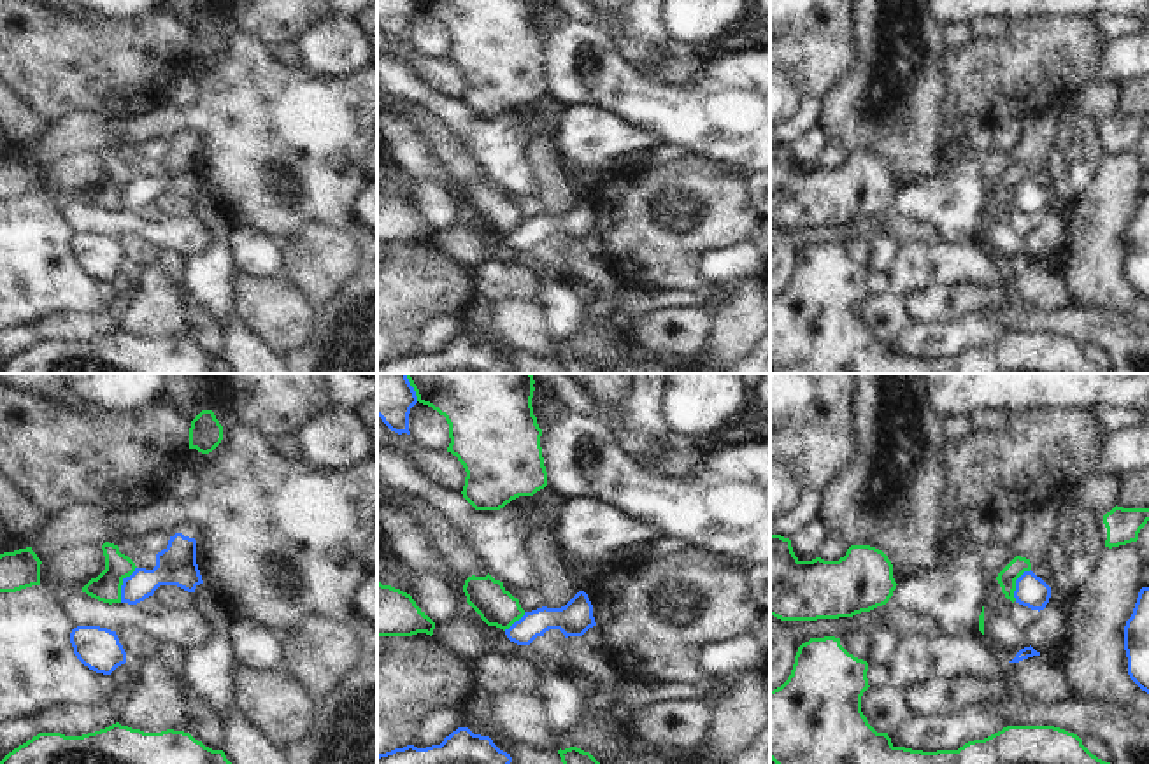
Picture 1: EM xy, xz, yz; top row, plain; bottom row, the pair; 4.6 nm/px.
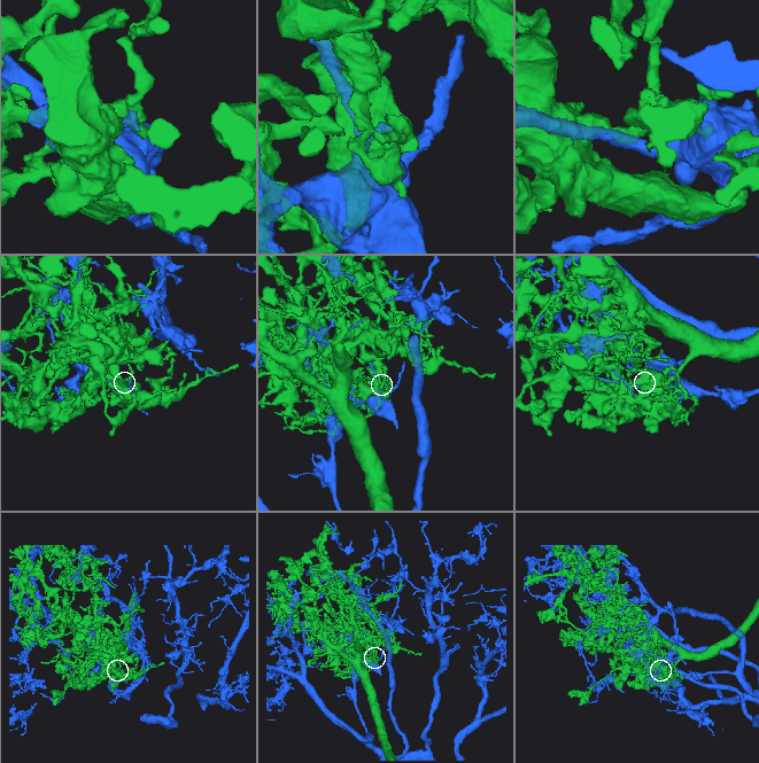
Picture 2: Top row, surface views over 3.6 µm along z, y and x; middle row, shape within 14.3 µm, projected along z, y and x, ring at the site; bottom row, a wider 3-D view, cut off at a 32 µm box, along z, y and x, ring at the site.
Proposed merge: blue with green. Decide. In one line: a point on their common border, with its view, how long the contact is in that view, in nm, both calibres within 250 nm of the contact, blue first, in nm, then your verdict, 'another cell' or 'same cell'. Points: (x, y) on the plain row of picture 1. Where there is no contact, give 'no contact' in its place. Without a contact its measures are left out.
xy (123, 191) | 180 nm | 180/130 nm | another cell

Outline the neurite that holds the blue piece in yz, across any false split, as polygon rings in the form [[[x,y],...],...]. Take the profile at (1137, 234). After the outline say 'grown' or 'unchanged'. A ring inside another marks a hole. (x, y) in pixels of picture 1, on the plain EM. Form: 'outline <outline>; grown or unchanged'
outline [[[1142,195],[1124,233],[1130,286],[1149,301],[1149,195]]]; unchanged

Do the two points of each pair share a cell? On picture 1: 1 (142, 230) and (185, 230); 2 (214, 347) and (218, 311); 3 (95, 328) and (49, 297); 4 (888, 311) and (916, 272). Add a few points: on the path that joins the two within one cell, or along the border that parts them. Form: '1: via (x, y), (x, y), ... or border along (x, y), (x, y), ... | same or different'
1: via (153, 230), (174, 230) | same
2: border along (188, 295), (221, 330) | different
3: border along (106, 312), (49, 312), (32, 326) | different
4: border along (890, 291), (902, 298) | different

